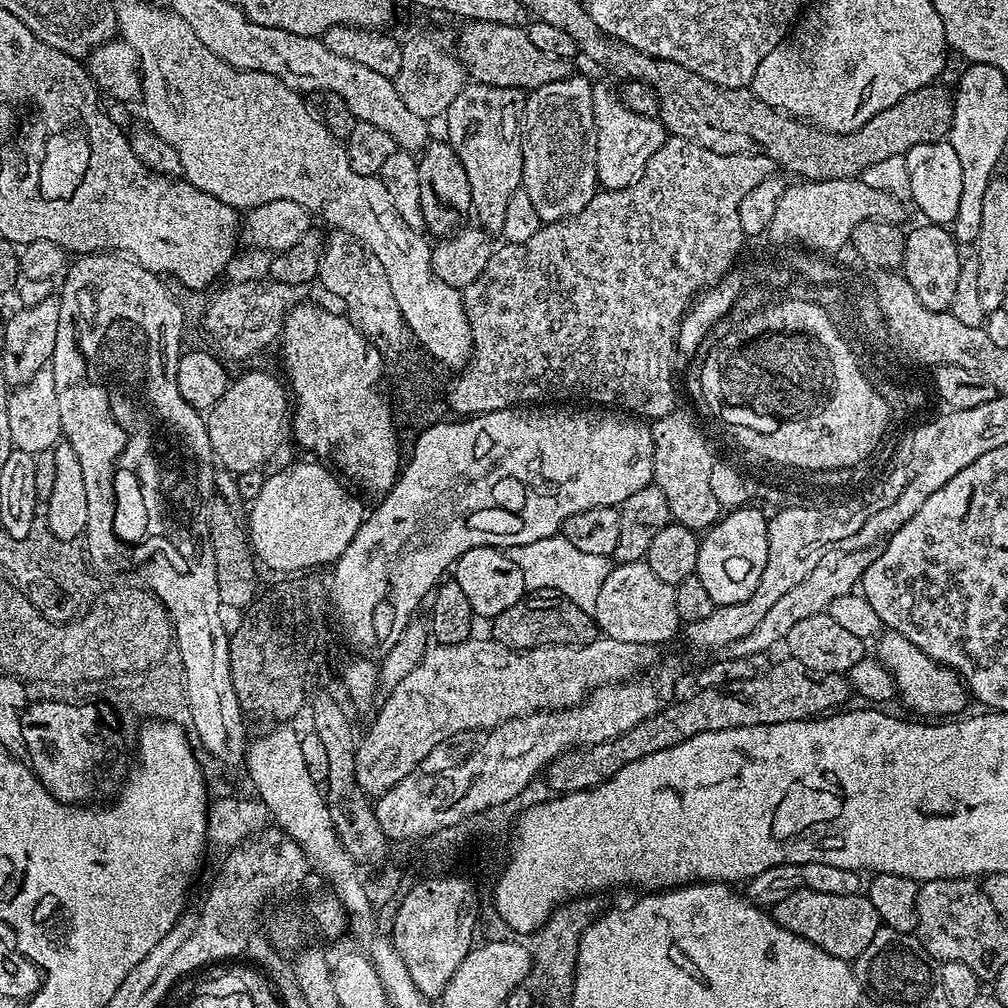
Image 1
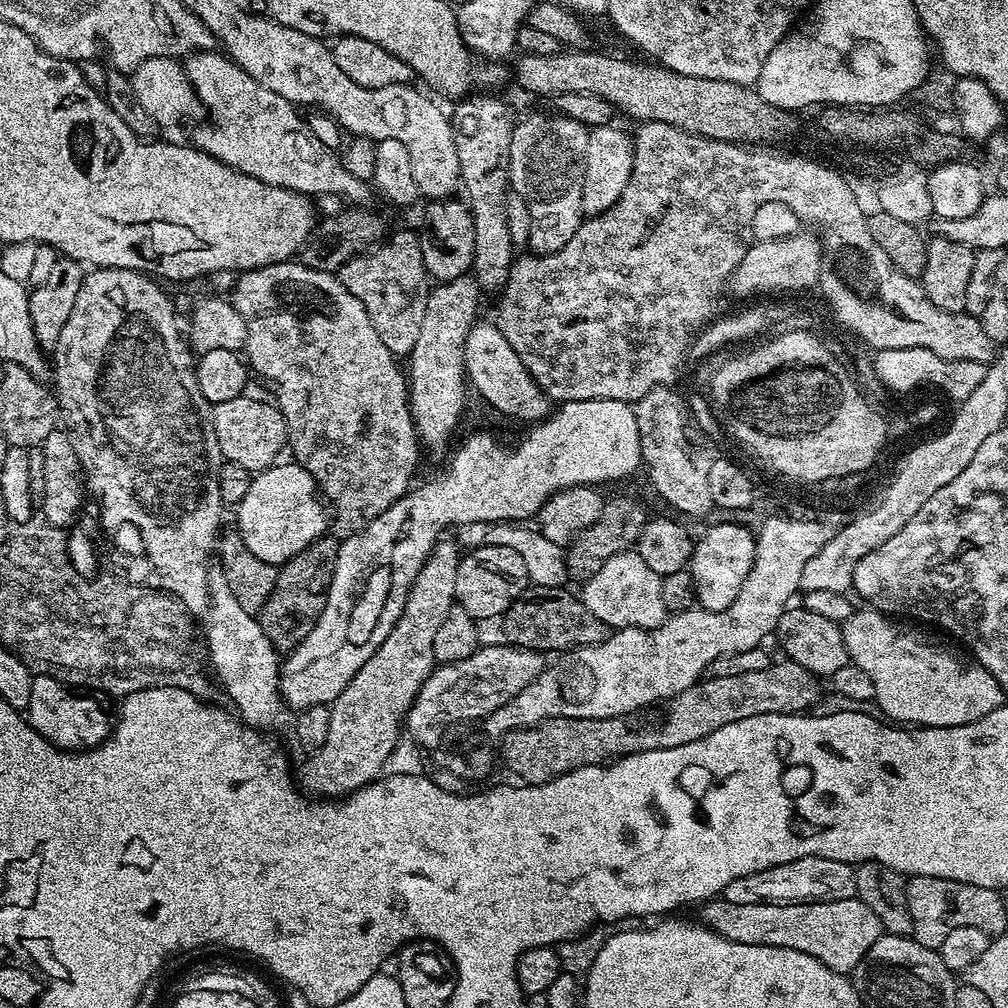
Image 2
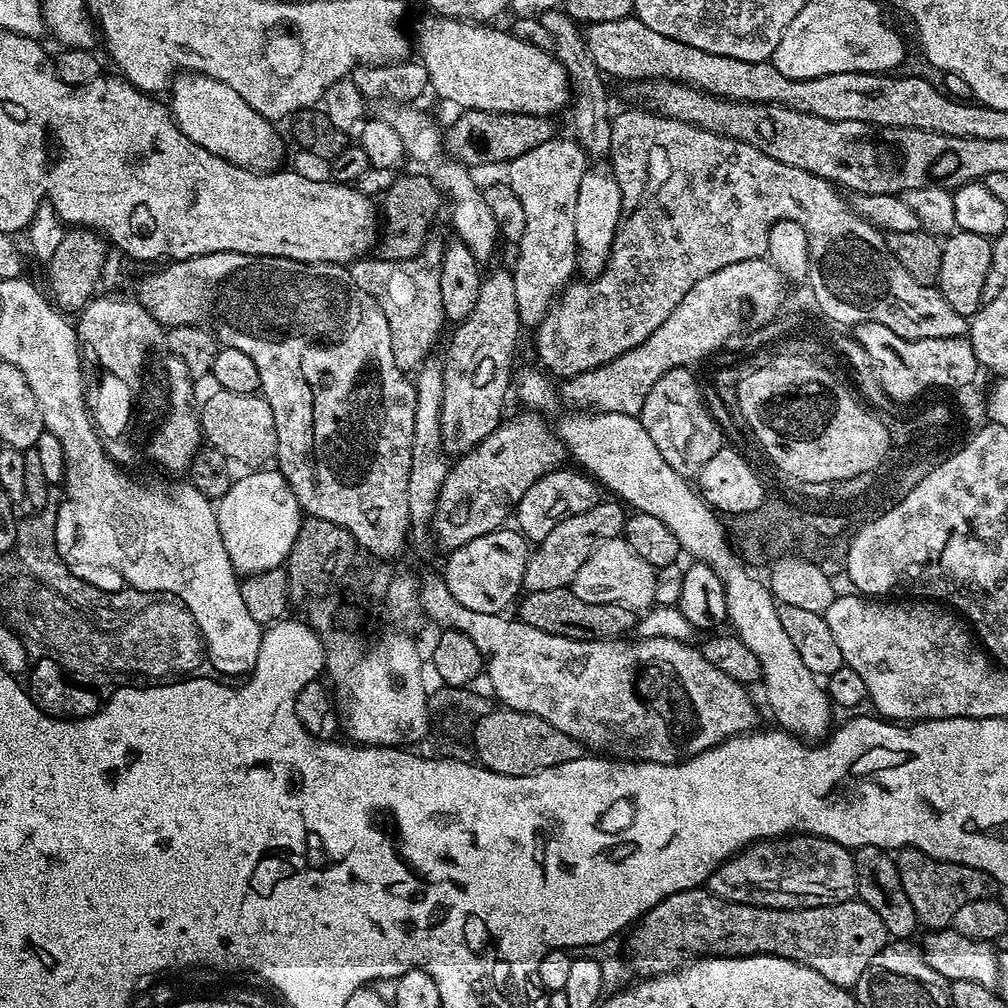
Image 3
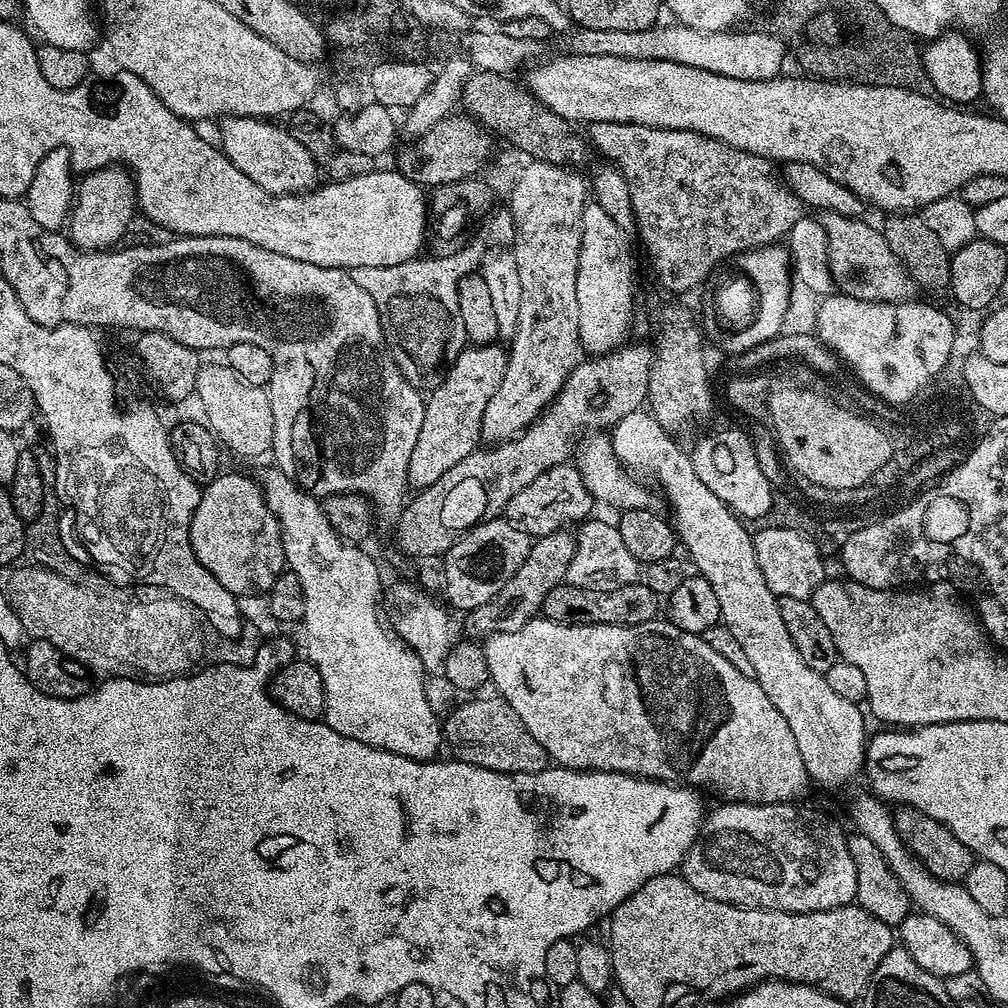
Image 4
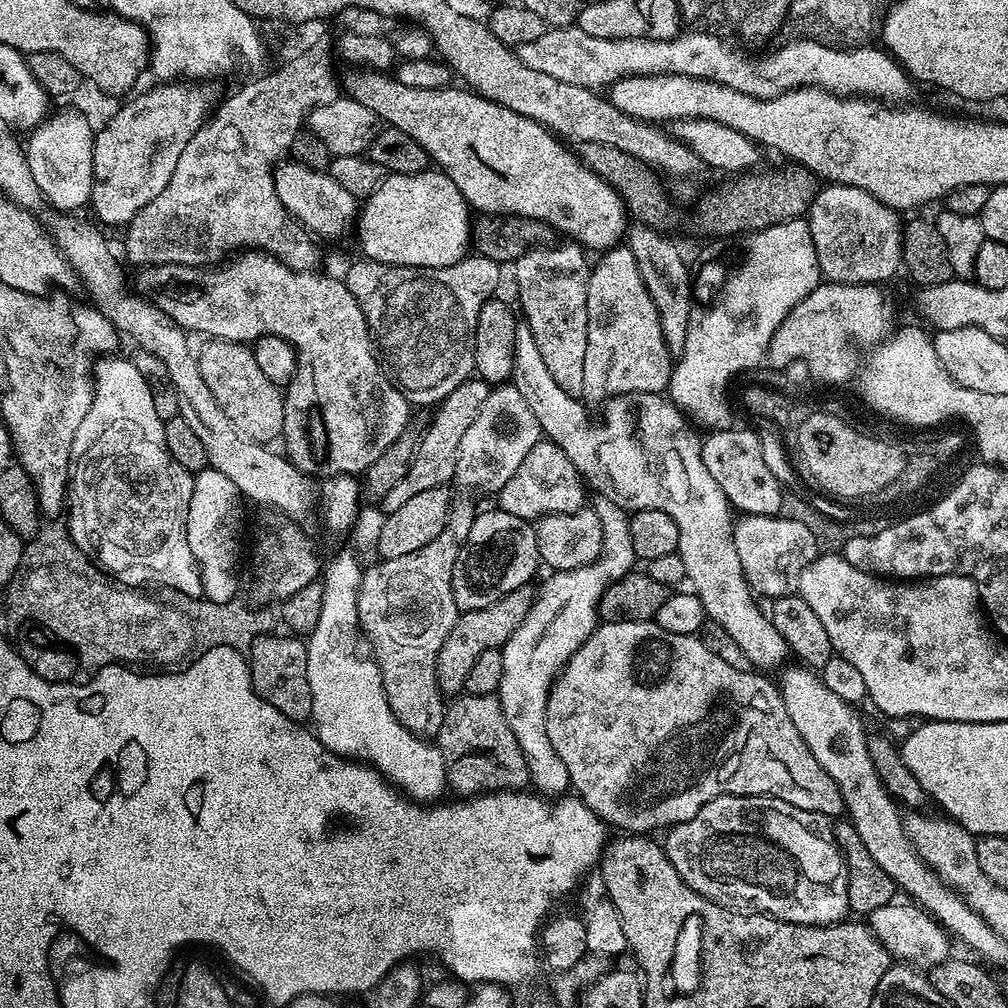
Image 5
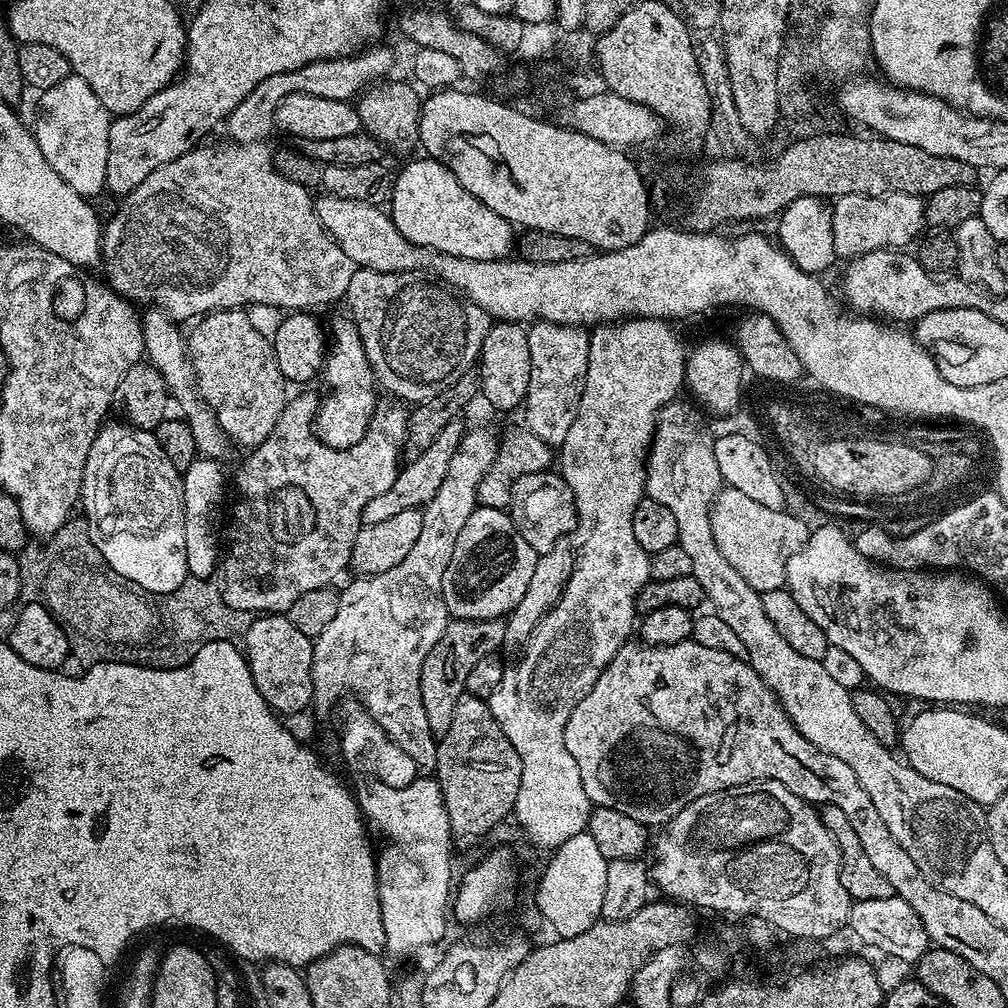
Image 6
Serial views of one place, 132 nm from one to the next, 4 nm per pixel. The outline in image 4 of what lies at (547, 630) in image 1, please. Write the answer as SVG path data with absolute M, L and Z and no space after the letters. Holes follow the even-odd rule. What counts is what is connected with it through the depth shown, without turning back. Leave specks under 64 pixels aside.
M642 582L631 584L630 586L622 586L614 590L590 590L582 586L570 586L568 583L559 584L554 590L550 590L550 594L546 594L544 599L544 607L542 609L543 619L553 620L559 624L609 624L610 626L634 626L642 622L650 622L657 619L658 611L662 608L661 597L654 594L654 590L650 590L650 586L646 586Z

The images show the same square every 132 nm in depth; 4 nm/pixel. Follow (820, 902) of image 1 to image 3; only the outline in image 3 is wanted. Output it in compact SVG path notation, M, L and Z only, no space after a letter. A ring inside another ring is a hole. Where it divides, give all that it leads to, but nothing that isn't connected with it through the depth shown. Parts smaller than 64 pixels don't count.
M704 886L687 888L662 898L658 906L636 921L627 936L626 959L631 971L640 978L665 976L667 972L675 972L701 956L777 956L810 966L810 970L818 970L818 974L834 982L834 986L849 990L855 989L858 978L862 978L862 970L870 966L874 954L878 954L878 950L882 950L890 940L886 926L882 926L882 918L878 918L878 914L858 898L817 908L759 908L753 904L732 904L718 898Z

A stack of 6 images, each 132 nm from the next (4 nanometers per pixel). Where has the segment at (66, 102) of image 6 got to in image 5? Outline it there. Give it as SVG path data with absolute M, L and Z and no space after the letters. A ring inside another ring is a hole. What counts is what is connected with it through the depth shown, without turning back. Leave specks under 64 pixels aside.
M53 111L37 128L31 129L32 136L26 140L26 155L30 174L38 186L41 197L48 200L56 207L55 211L60 214L75 213L75 208L80 208L92 199L92 179L94 178L94 142L96 132L92 124L80 112L56 112Z

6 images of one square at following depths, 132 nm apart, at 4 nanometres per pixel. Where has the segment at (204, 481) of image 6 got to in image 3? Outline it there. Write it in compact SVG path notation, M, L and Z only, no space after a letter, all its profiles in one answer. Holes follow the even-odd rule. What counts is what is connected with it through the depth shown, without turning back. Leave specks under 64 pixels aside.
M248 470L245 476L237 475L216 504L222 546L226 546L237 573L244 576L281 567L292 552L302 519L298 498L294 498L294 490L290 490L284 475L278 470L264 471L268 470Z

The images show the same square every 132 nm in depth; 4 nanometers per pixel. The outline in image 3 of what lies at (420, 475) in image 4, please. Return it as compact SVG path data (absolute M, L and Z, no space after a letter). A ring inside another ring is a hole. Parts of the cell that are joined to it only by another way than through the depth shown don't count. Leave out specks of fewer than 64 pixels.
M507 267L489 276L487 273L481 279L474 310L455 328L448 353L442 359L441 446L448 454L463 454L478 446L478 442L502 423L504 399L508 392L510 396L508 378L512 374L512 355L516 352L516 339L522 333L522 325L518 298L514 298L514 278Z

